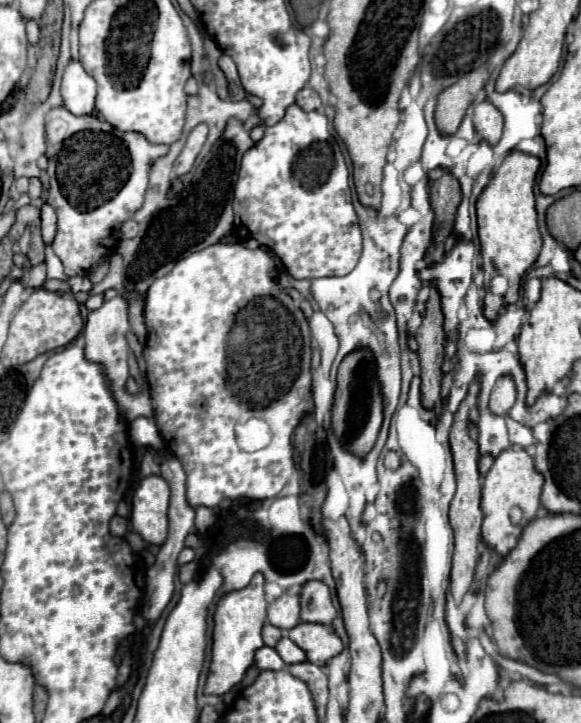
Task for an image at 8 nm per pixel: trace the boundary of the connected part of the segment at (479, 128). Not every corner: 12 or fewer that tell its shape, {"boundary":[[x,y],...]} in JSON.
{"boundary":[[489,101],[473,107],[473,125],[489,145],[501,139],[503,117]]}

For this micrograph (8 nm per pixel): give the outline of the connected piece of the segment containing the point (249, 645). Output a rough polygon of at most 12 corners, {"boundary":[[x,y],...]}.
{"boundary":[[265,577],[221,597],[207,695],[233,689],[263,647]]}

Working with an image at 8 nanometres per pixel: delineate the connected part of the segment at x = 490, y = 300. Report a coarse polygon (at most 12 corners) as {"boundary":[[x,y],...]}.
{"boundary":[[509,153],[477,199],[485,281],[495,321],[517,301],[539,257],[535,185],[541,161]]}

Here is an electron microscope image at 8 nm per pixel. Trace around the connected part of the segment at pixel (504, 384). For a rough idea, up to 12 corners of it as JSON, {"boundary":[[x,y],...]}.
{"boundary":[[511,377],[497,379],[489,409],[505,415],[515,403],[515,383]]}

